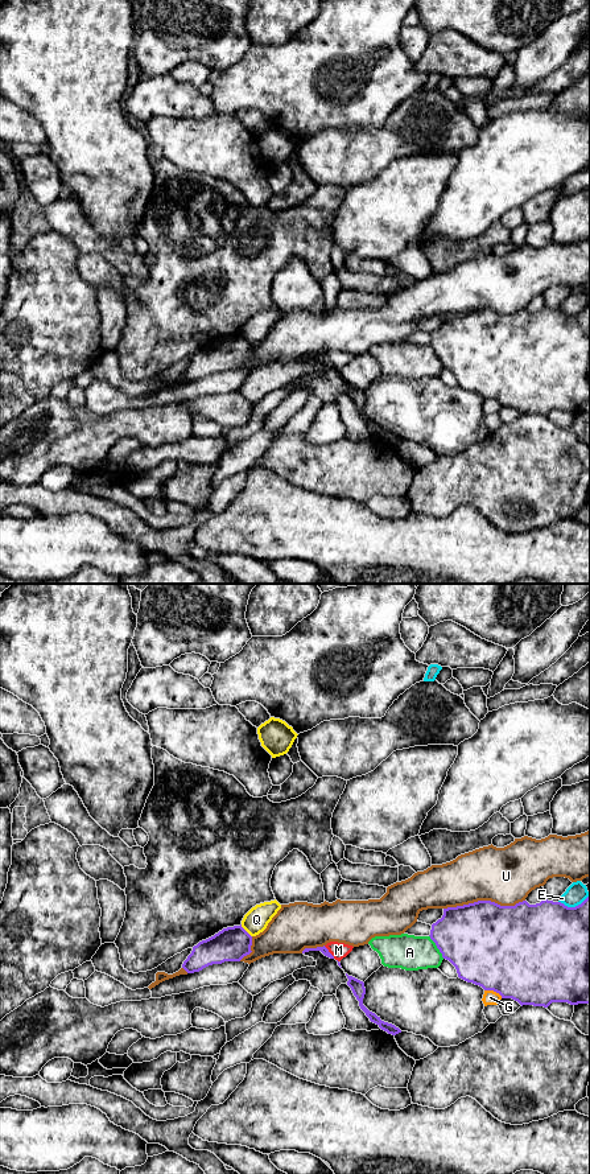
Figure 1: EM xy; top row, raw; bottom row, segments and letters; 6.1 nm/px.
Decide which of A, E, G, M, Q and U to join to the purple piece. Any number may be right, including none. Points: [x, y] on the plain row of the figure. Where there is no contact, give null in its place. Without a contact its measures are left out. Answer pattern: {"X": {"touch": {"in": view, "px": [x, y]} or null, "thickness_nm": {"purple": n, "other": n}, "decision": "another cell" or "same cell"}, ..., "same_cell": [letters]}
{"A": {"touch": {"in": "xy", "px": [437, 355]}, "thickness_nm": {"purple": 440, "other": 220}, "decision": "another cell"}, "E": {"touch": {"in": "xy", "px": [573, 316]}, "thickness_nm": {"purple": 500, "other": 120}, "decision": "another cell"}, "G": {"touch": {"in": "xy", "px": [494, 399]}, "thickness_nm": {"purple": 500, "other": 90}, "decision": "another cell"}, "M": {"touch": {"in": "xy", "px": [329, 361]}, "thickness_nm": {"purple": 50, "other": 100}, "decision": "another cell"}, "Q": {"touch": {"in": "xy", "px": [246, 340]}, "thickness_nm": {"purple": 200, "other": 150}, "decision": "another cell"}, "U": {"touch": {"in": "xy", "px": [483, 309]}, "thickness_nm": {"purple": 480, "other": 360}, "decision": "another cell"}, "same_cell": []}

